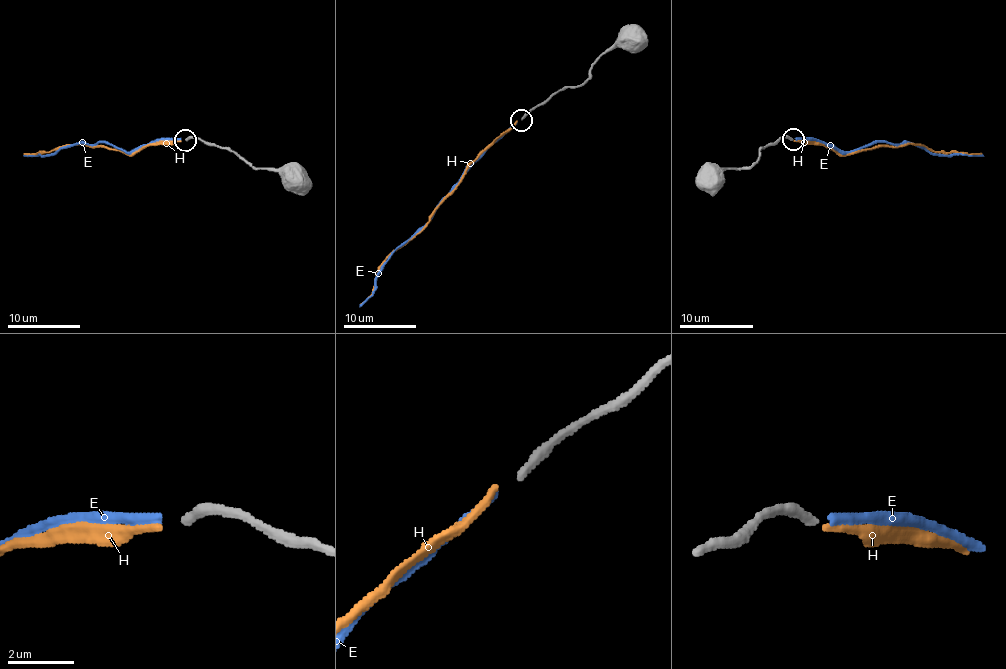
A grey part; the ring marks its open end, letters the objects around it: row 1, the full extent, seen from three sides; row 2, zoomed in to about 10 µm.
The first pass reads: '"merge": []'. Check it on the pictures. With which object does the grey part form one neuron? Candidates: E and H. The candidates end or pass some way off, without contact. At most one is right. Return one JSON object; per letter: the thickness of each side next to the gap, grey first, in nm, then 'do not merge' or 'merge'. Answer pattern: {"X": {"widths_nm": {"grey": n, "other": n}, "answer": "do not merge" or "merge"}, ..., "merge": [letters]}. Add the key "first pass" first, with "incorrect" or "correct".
{"first pass": "incorrect", "E": {"widths_nm": {"grey": 280, "other": 260}, "answer": "merge"}, "H": {"widths_nm": {"grey": 280, "other": 240}, "answer": "do not merge"}, "merge": ["E"]}

